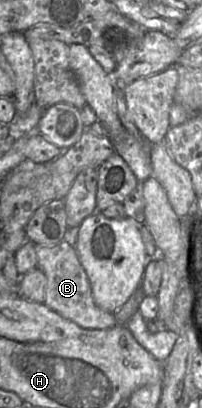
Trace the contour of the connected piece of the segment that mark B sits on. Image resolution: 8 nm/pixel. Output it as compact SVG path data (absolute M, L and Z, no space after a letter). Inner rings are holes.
M62 240L55 246L36 245L37 268L47 278L45 304L62 317L85 329L109 329L117 325L115 313L98 307L93 299L91 285L75 246Z

